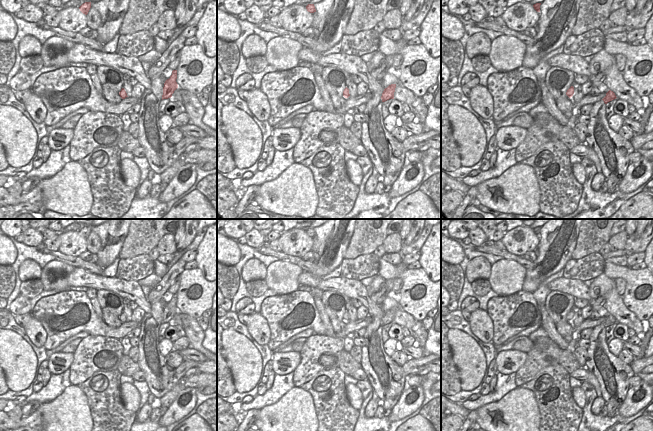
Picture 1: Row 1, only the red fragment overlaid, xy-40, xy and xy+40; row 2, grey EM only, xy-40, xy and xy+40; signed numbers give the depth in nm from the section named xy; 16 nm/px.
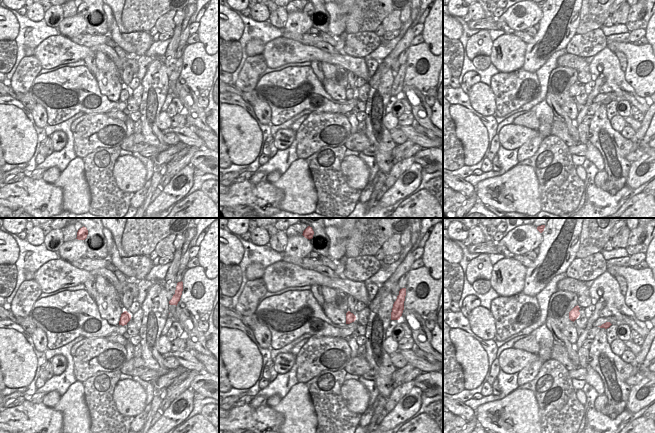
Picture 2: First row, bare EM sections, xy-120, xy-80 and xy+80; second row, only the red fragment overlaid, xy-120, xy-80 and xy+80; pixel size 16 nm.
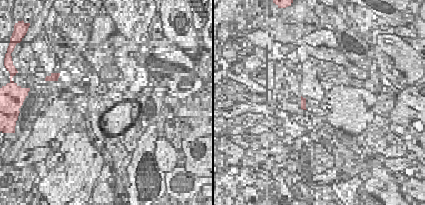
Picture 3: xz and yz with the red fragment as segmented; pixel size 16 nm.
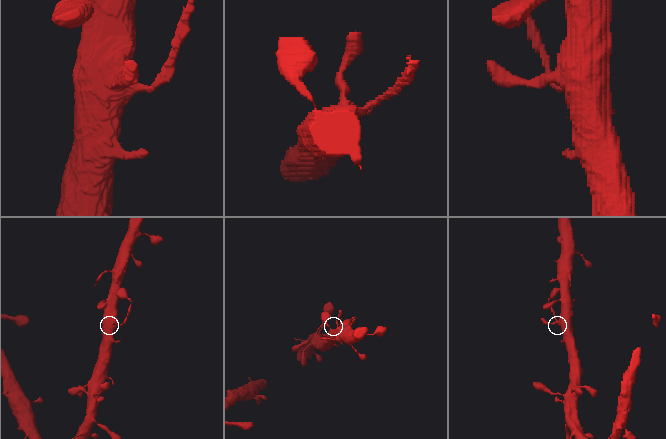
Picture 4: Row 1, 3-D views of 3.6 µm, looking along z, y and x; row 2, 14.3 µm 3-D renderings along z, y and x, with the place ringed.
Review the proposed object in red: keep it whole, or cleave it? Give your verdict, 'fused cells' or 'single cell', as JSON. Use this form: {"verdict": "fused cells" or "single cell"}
{"verdict": "single cell"}

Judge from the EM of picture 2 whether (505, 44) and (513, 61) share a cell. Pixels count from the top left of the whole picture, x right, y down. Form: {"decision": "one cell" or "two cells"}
{"decision": "one cell"}

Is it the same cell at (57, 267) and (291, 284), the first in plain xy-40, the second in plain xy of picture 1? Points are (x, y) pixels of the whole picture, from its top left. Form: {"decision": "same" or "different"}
{"decision": "same"}

